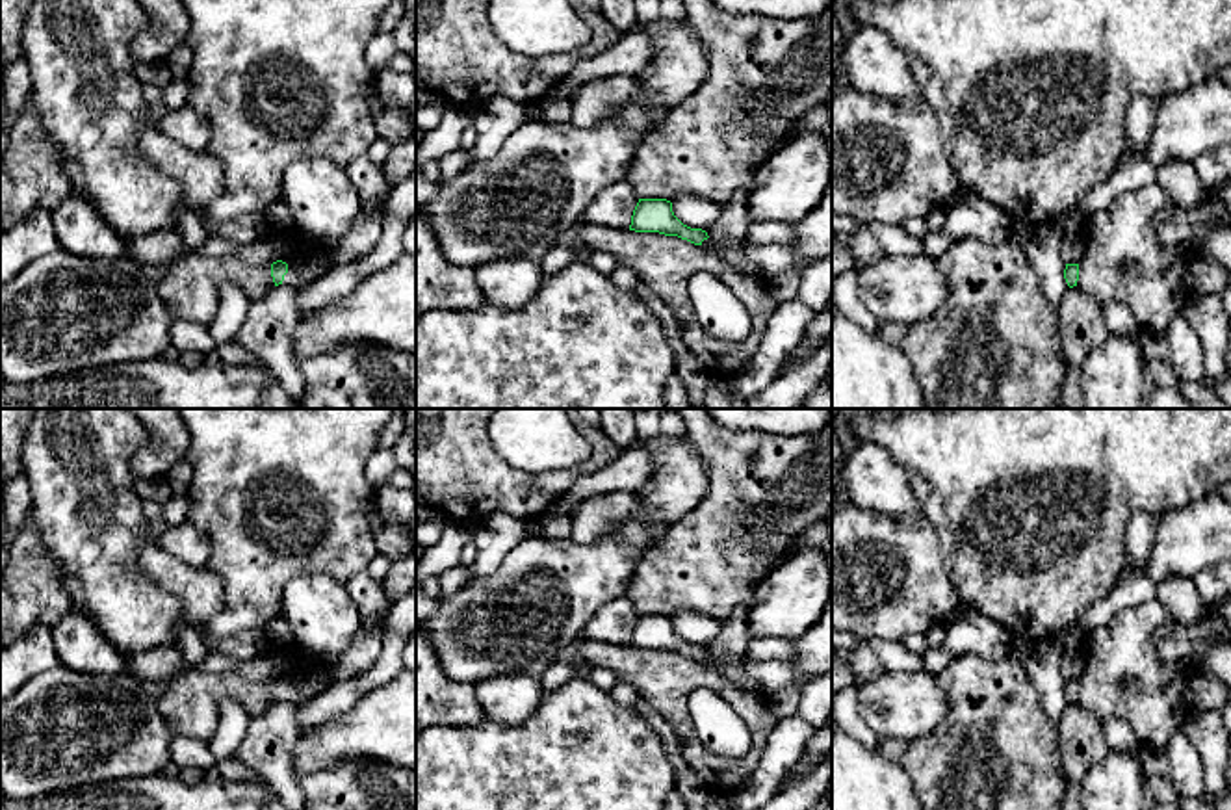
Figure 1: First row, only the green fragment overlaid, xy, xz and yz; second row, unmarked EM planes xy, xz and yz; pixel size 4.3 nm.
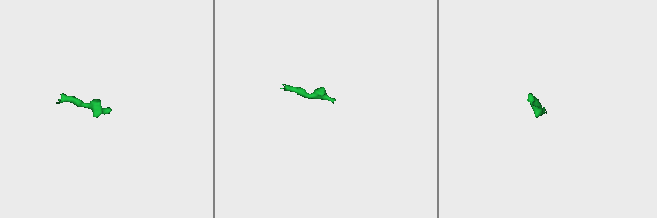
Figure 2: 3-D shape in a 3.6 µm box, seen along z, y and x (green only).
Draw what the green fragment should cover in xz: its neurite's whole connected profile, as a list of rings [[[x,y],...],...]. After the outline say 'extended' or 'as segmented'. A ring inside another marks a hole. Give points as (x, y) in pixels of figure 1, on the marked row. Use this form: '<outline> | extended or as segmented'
[[[639,199],[629,230],[678,236],[707,249],[743,273],[771,279],[774,273],[793,269],[797,256],[791,245],[746,247],[743,243],[713,242],[706,230],[683,225],[667,199]]] | extended

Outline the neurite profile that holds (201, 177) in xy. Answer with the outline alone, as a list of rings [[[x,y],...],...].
[[[154,123],[139,134],[137,145],[149,163],[180,184],[186,206],[202,208],[225,193],[223,165],[206,150],[193,152],[180,147]]]

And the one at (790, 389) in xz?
[[[832,340],[798,362],[791,362],[759,394],[746,399],[746,409],[798,409],[824,385],[832,372]]]

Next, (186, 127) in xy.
[[[189,104],[178,110],[158,111],[154,126],[184,149],[201,152],[212,137],[210,121]]]

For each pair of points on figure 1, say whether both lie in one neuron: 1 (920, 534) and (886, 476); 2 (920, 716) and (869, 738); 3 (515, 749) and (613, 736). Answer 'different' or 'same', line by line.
1: different
2: different
3: same

